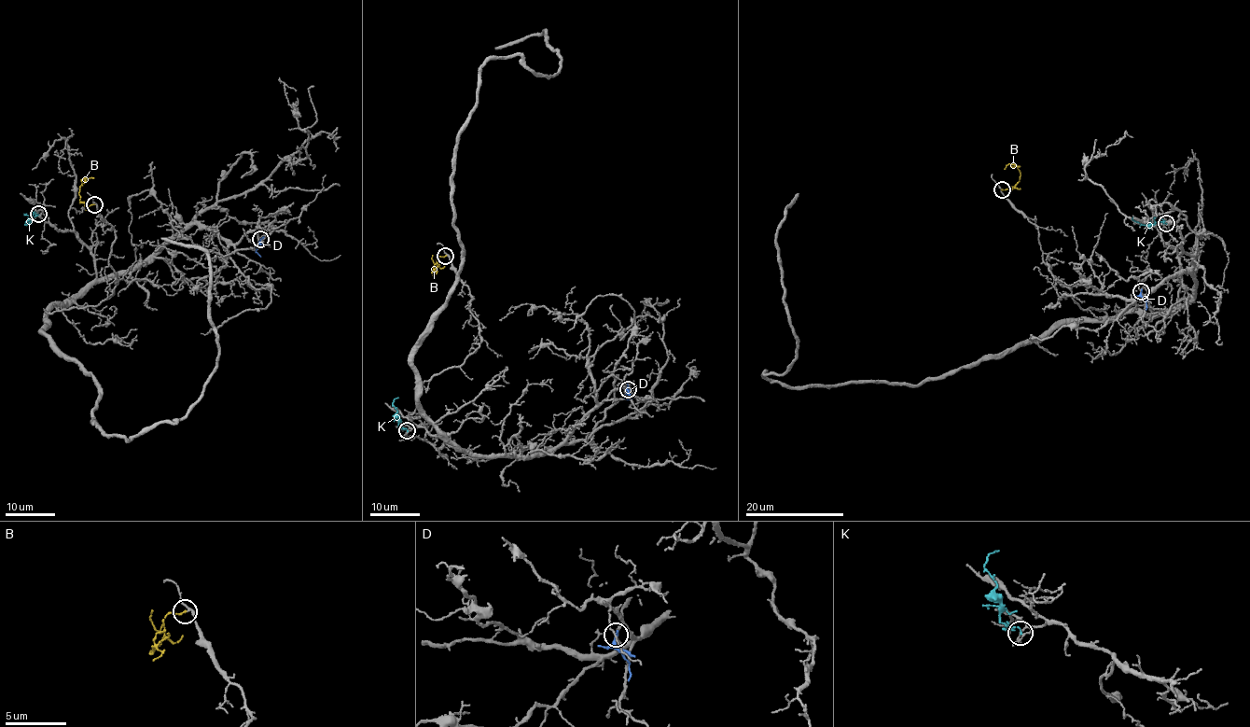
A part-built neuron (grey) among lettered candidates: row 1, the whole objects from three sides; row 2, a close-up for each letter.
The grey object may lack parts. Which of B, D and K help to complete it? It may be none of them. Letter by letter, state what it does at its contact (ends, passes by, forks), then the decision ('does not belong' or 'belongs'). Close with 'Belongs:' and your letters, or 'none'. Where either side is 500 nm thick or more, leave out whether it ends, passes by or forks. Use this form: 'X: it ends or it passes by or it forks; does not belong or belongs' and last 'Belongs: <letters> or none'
B: it ends; belongs
D: it ends; does not belong
K: it passes by; does not belong
Belongs: B

